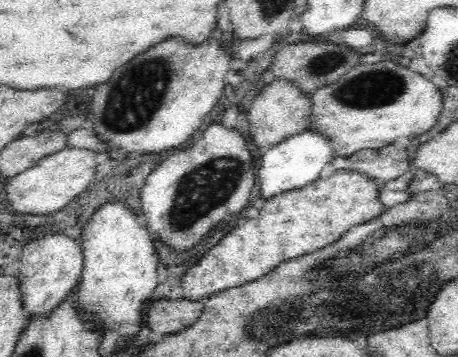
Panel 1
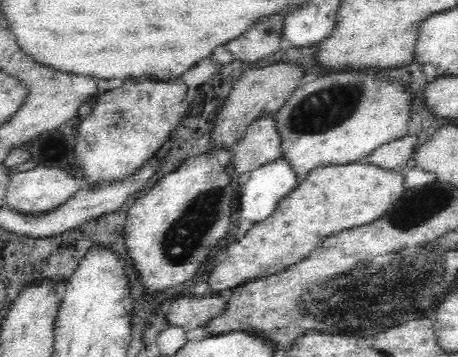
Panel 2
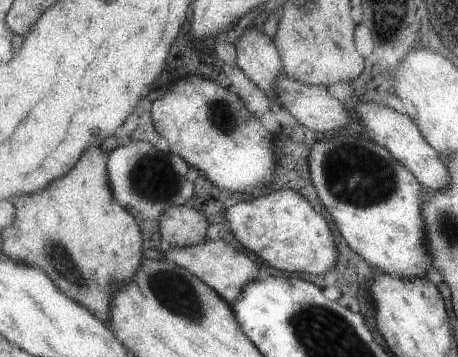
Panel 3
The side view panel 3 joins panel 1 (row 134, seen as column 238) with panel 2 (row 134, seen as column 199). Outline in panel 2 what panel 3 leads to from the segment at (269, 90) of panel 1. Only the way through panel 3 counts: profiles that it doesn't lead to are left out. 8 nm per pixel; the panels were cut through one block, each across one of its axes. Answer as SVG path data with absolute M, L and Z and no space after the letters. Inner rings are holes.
M274 114L262 116L260 120L248 126L244 138L236 146L232 168L244 180L254 170L264 168L266 164L272 164L280 158L282 158L282 150L280 150L280 136L276 134Z

